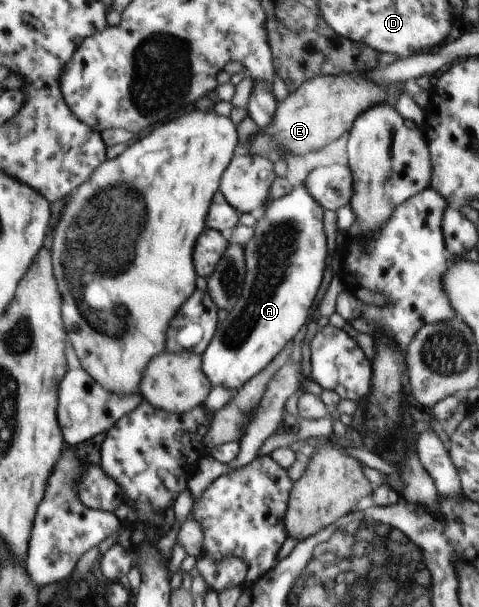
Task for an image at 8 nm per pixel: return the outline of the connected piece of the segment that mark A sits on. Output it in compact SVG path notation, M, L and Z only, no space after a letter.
M305 182L295 184L289 194L257 216L253 237L244 247L246 278L241 296L225 320L217 322L211 342L201 353L201 370L212 387L222 385L232 392L242 388L307 322L331 255L323 217L324 209L309 194Z

